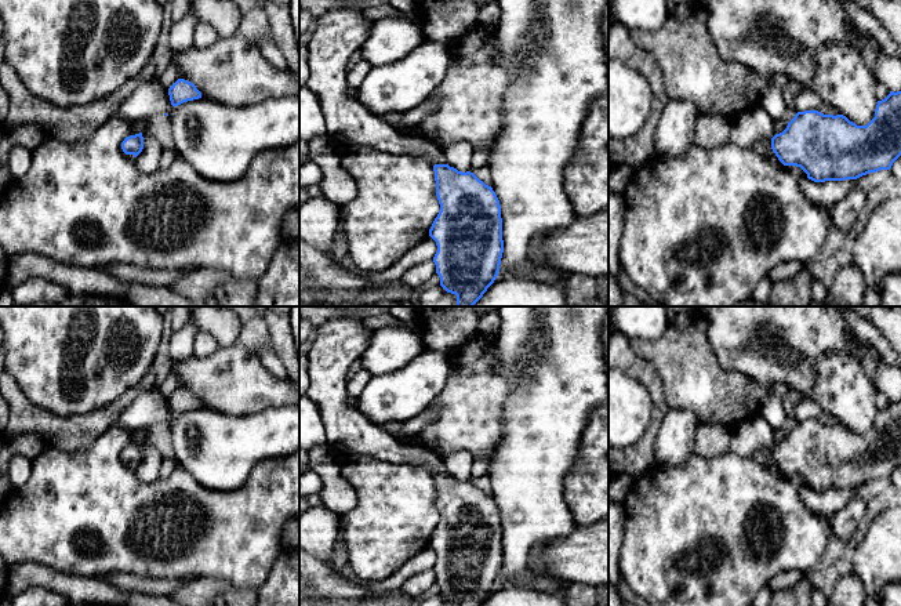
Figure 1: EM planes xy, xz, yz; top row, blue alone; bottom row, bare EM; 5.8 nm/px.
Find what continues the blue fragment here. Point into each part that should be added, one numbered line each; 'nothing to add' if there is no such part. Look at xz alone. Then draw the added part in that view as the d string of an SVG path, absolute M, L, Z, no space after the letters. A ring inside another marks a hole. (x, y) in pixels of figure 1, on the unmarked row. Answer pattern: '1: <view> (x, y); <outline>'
1: xz (338, 343); M333 319L316 329L316 340L308 352L309 387L305 396L320 410L327 443L344 454L366 454L389 464L411 464L426 467L433 475L446 473L444 461L432 450L418 444L404 444L381 425L367 420L348 402L348 370L367 349L373 330L363 326L362 319Z

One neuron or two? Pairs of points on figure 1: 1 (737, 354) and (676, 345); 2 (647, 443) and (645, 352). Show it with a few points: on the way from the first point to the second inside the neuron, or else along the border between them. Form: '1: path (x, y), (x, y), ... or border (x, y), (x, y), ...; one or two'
1: border (705, 320), (708, 341), (718, 363), (737, 373); two
2: border (629, 340), (631, 349), (656, 370), (662, 387); two

